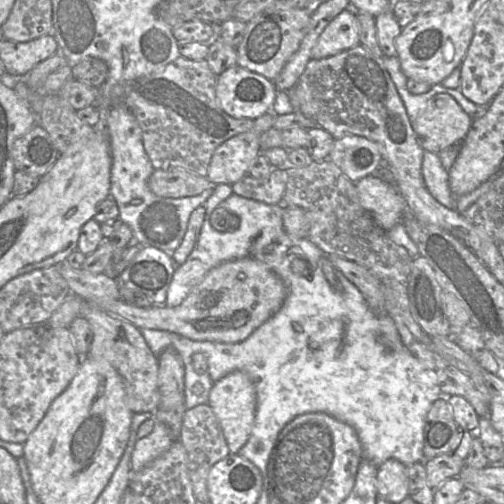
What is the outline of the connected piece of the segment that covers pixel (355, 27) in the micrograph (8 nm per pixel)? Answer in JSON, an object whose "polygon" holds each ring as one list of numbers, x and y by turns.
{"polygon":[[346,8,322,31,311,51,311,58,333,56,359,42,359,21,356,12,352,8]]}

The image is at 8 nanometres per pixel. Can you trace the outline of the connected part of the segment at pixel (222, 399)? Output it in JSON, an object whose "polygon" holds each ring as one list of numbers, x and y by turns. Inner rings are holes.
{"polygon":[[234,371,213,382,208,402,222,428,230,453,237,453,247,442,256,414,256,390,252,379,243,371]]}

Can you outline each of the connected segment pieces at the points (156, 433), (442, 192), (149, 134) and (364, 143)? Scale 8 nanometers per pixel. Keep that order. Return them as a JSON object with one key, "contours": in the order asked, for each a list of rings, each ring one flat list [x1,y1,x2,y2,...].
{"contours":[[[155,419,152,431,137,439,131,458,132,471,139,471,144,466,167,451,175,440,170,429,163,422]],[[424,151,422,176,433,198,449,209,456,209,456,197,451,193,448,172,442,166,438,153]],[[183,56,165,66,162,71,136,80,107,83,98,89,98,97,92,106,101,112,100,124,106,129,106,114,117,106,125,106,135,116,142,132,142,142,146,154,155,169,181,168,206,177,211,157,215,149,231,137,253,128,254,120,233,118,225,113,216,99,217,75,210,69,206,59,194,61]],[[347,135,335,139,328,159,356,183,366,176,377,174,382,155,373,141,363,136]]]}

